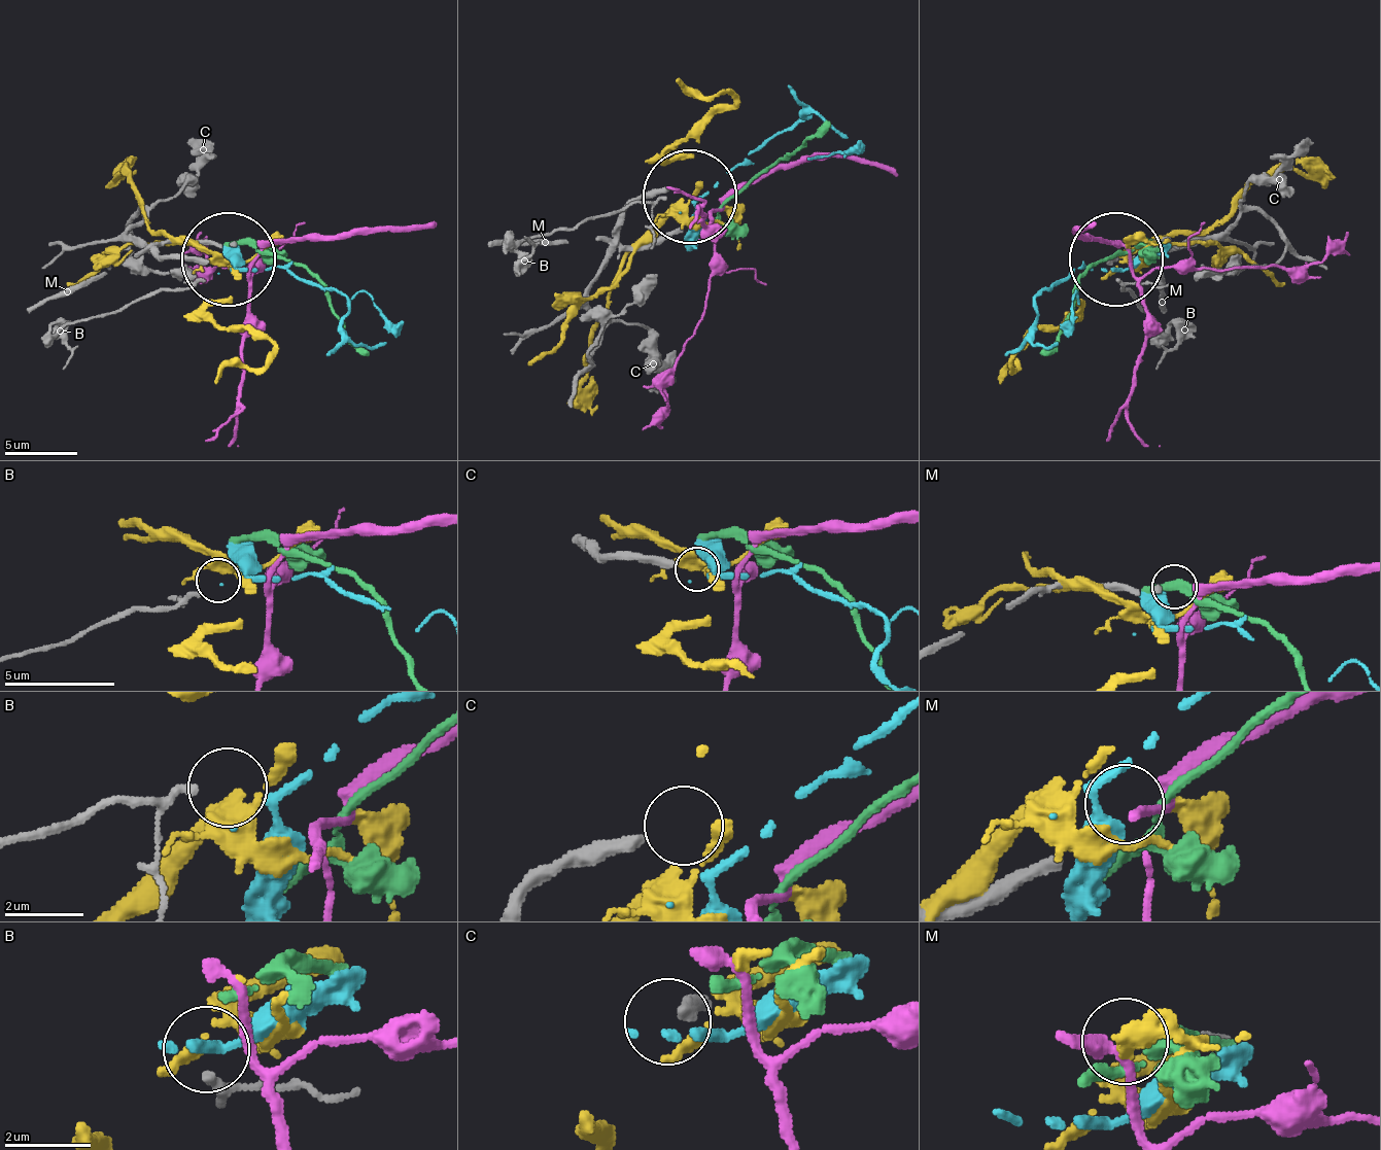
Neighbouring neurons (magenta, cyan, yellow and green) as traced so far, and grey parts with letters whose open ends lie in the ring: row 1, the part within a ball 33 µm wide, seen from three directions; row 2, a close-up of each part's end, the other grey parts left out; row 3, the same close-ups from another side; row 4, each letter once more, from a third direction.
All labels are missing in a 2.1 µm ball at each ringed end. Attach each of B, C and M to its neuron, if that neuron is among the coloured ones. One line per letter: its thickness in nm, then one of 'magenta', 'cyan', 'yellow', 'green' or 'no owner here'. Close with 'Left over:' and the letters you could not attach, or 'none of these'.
B: calibre 170 nm; cyan
C: calibre 360 nm; no owner here
M: calibre 220 nm; magenta
Left over: C

